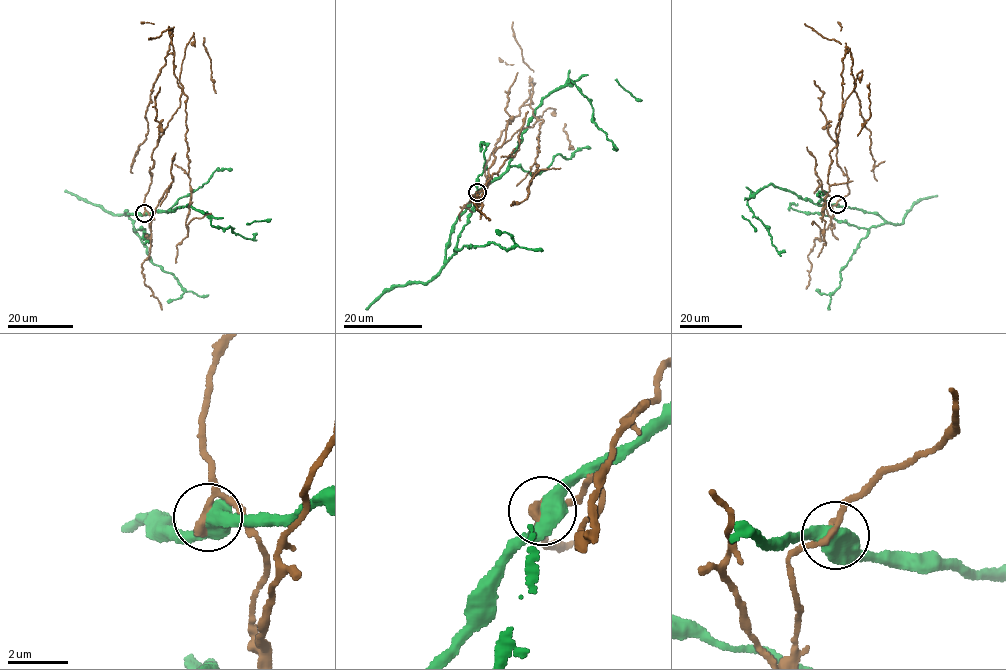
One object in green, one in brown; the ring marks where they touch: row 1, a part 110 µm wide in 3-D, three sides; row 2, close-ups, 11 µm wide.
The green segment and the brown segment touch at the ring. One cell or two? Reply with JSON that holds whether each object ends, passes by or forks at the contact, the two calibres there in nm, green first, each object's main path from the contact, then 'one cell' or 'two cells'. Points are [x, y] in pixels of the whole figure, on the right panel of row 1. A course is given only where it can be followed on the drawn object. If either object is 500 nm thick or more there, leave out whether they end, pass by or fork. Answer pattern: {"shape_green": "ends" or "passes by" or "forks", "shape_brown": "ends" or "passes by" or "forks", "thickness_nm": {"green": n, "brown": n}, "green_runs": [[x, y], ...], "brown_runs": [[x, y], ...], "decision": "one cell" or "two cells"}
{"thickness_nm": {"green": 600, "brown": 240}, "green_runs": [[837, 204], [813, 203], [771, 184], [754, 194], [747, 202], [753, 214], [766, 228], [778, 251], [785, 251]], "brown_runs": [[837, 204], [849, 192], [848, 177], [838, 166], [835, 128], [842, 116], [842, 59], [848, 48], [877, 180]], "decision": "two cells"}

